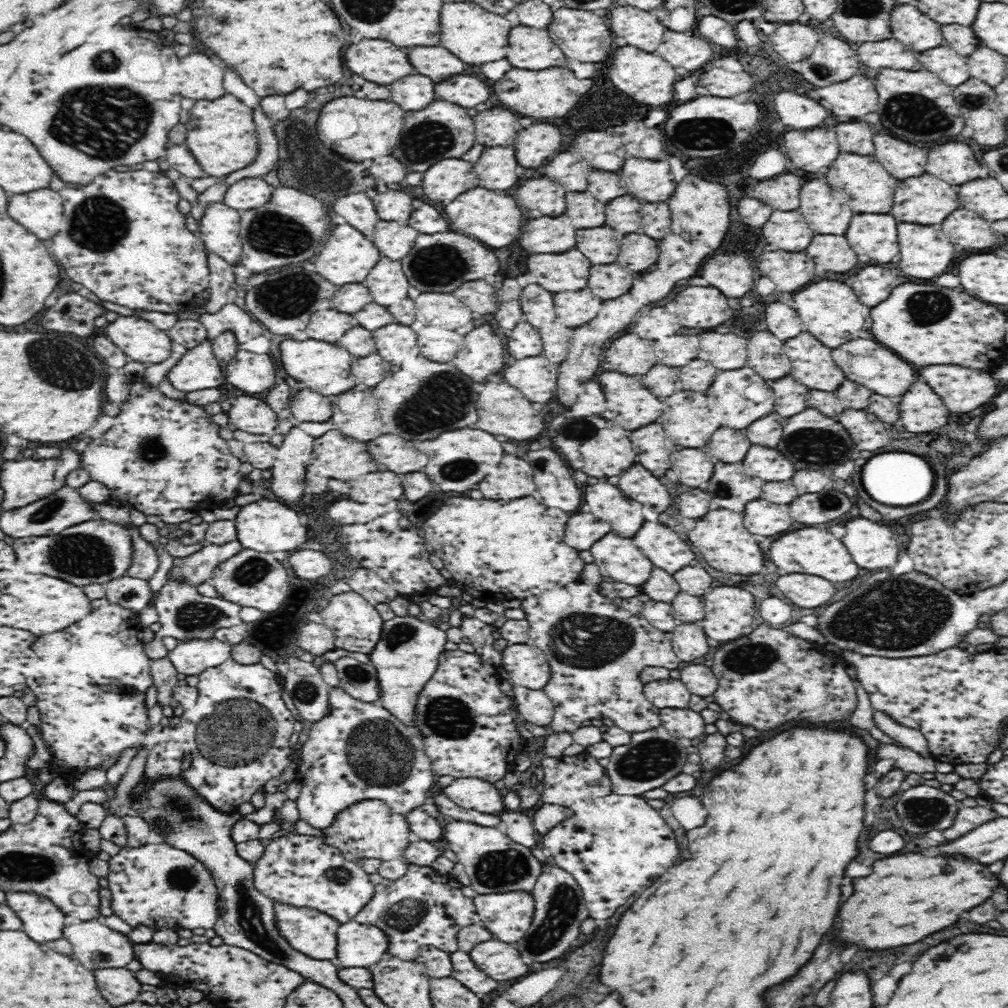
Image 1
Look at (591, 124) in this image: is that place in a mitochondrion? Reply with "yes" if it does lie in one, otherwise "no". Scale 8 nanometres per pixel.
no

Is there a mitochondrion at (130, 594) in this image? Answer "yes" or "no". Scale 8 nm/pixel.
yes

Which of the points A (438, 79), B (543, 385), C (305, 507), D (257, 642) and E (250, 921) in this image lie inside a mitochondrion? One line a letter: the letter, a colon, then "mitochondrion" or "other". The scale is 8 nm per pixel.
A: other
B: other
C: other
D: other
E: mitochondrion

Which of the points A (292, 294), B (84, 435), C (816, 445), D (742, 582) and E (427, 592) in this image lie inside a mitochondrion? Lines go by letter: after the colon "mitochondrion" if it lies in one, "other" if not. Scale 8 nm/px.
A: mitochondrion
B: other
C: mitochondrion
D: other
E: other

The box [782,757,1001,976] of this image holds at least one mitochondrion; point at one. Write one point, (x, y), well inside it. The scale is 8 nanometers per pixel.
(925, 812)

